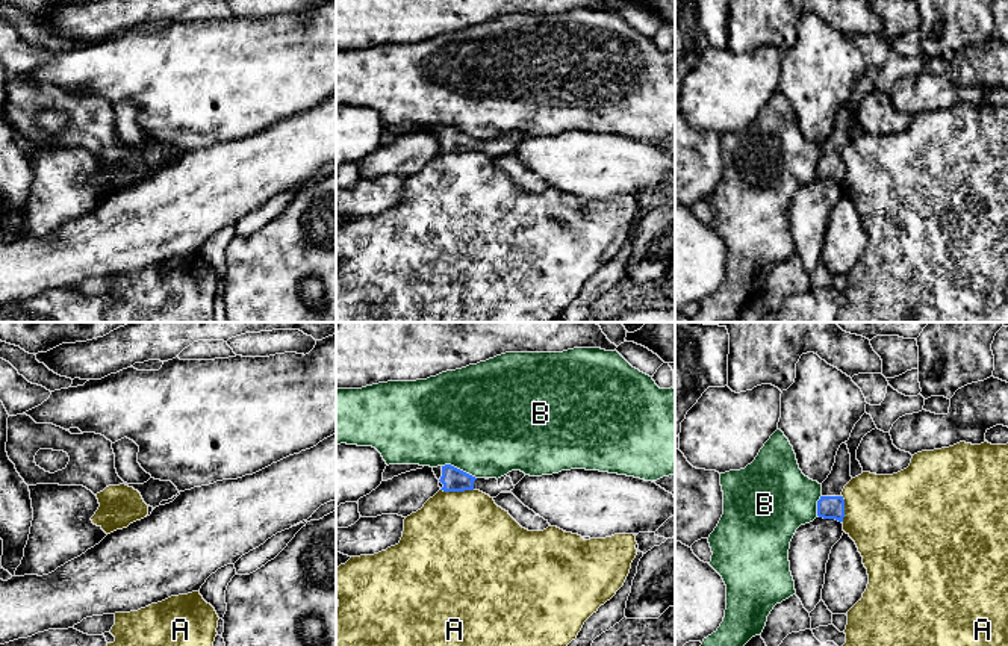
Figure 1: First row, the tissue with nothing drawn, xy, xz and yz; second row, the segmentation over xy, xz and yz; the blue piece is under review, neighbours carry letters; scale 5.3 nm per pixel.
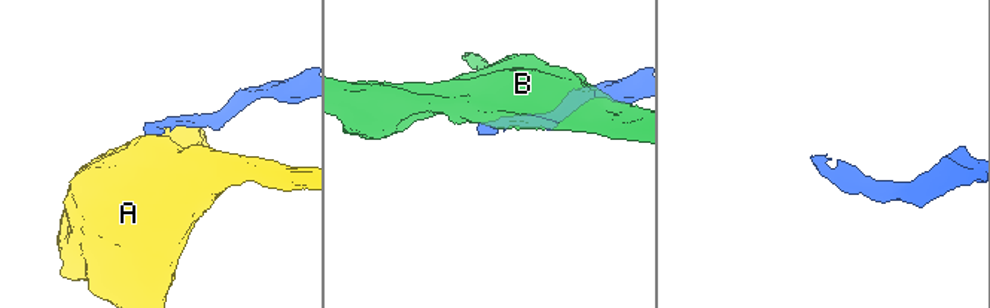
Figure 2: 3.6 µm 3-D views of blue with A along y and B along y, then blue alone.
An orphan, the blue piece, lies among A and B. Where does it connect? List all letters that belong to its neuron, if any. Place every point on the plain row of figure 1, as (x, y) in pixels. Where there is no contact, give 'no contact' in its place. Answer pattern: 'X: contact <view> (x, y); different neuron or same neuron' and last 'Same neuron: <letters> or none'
A: contact xz (457, 152); different neuron
B: contact xz (459, 130); different neuron
Same neuron: none

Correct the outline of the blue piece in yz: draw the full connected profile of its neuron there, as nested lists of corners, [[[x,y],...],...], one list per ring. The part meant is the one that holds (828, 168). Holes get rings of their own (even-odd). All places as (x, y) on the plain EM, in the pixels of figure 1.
[[[846,103],[840,106],[835,124],[831,135],[822,144],[822,157],[817,162],[817,177],[823,180],[835,180],[843,183],[845,179],[845,160],[842,153],[845,147],[852,141],[851,138],[851,115]]]

